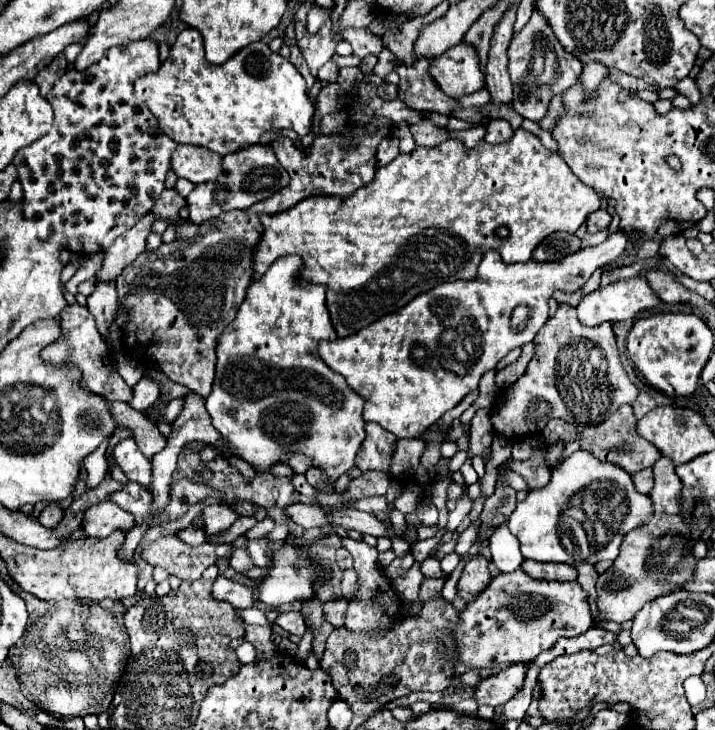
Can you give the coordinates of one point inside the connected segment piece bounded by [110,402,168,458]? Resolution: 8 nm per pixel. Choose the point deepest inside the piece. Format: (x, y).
(150, 441)

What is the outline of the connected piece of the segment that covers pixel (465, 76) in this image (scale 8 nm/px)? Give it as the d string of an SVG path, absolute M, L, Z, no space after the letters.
M460 42L440 54L430 68L432 78L452 98L468 96L486 86L480 58L476 58L476 46Z

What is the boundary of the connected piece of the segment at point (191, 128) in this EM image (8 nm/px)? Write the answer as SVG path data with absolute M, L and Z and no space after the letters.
M186 28L178 34L166 62L162 62L156 72L140 76L134 82L134 92L140 100L148 104L150 112L158 118L162 132L168 134L174 142L204 146L222 156L256 144L262 132L270 128L290 128L298 136L306 136L314 124L314 106L308 102L306 82L288 58L272 52L268 44L258 40L236 52L228 62L216 66L206 62L204 40L196 28Z

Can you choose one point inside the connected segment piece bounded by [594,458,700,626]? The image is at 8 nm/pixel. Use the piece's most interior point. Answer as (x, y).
(657, 559)

